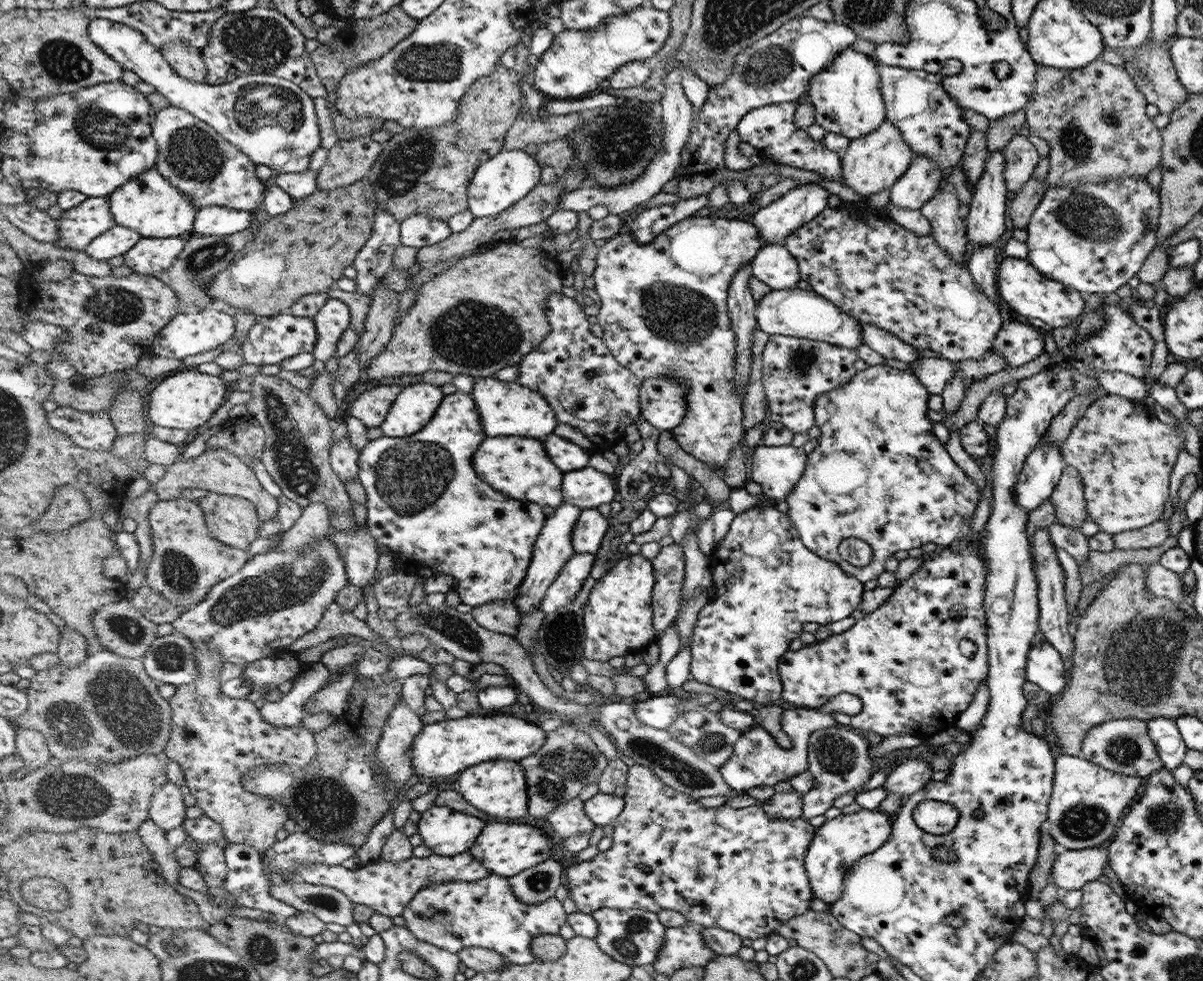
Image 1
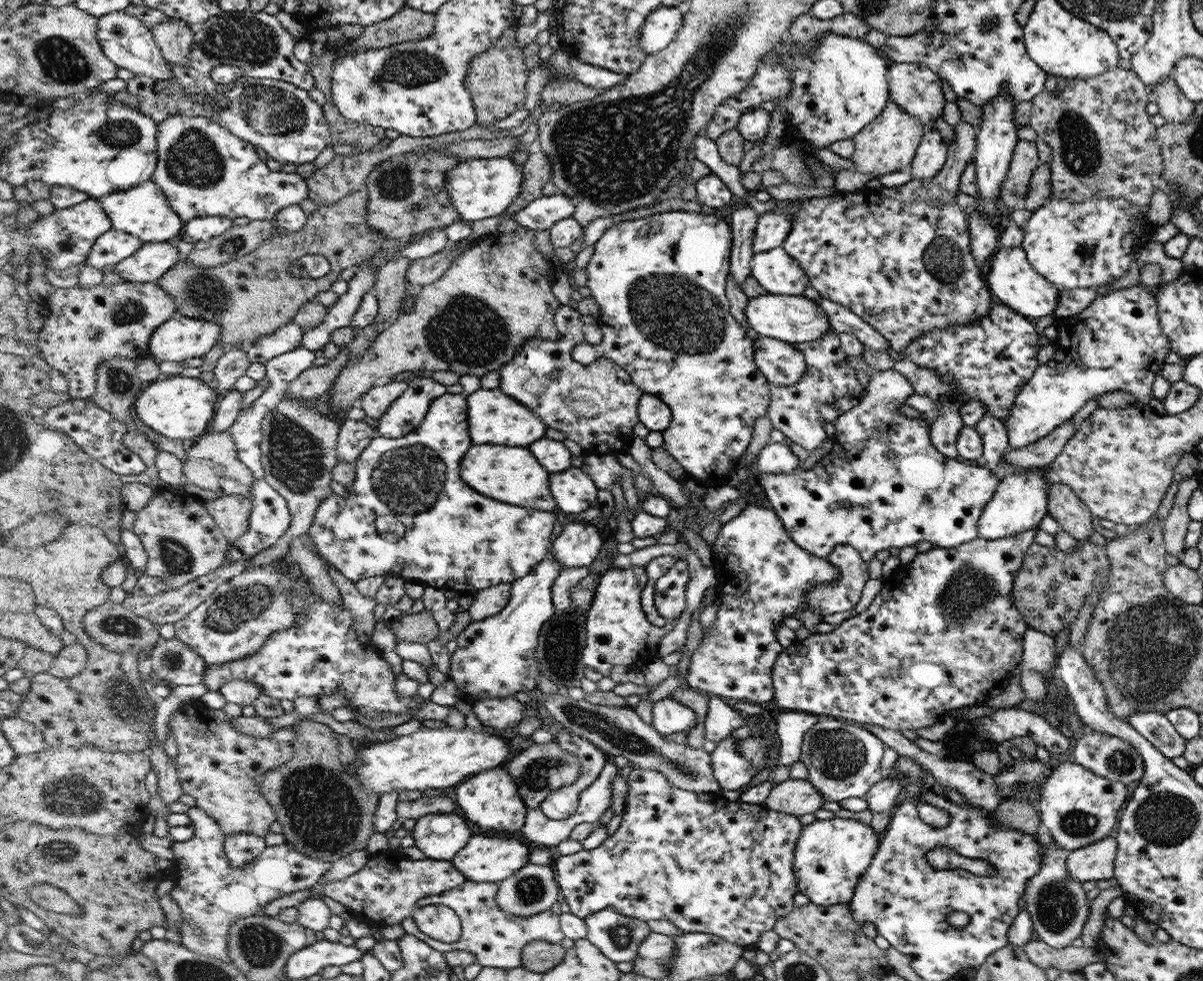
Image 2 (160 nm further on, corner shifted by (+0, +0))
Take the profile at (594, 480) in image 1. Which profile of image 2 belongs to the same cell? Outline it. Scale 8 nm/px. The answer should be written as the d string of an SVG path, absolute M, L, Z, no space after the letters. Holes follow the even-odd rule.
M573 467L563 470L559 473L550 474L551 494L555 497L555 503L558 512L561 512L567 519L588 510L591 506L596 507L600 505L598 497L598 486L595 485L594 479L590 474L582 470L580 467Z

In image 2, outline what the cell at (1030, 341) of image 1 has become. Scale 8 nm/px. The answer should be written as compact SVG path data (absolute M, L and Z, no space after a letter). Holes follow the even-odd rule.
M1002 303L994 304L979 321L947 329L932 329L899 351L904 353L906 360L935 370L945 382L951 382L949 391L944 394L947 398L962 404L982 402L986 405L985 414L999 418L1006 425L1017 394L1035 374L1038 342L1034 324Z

